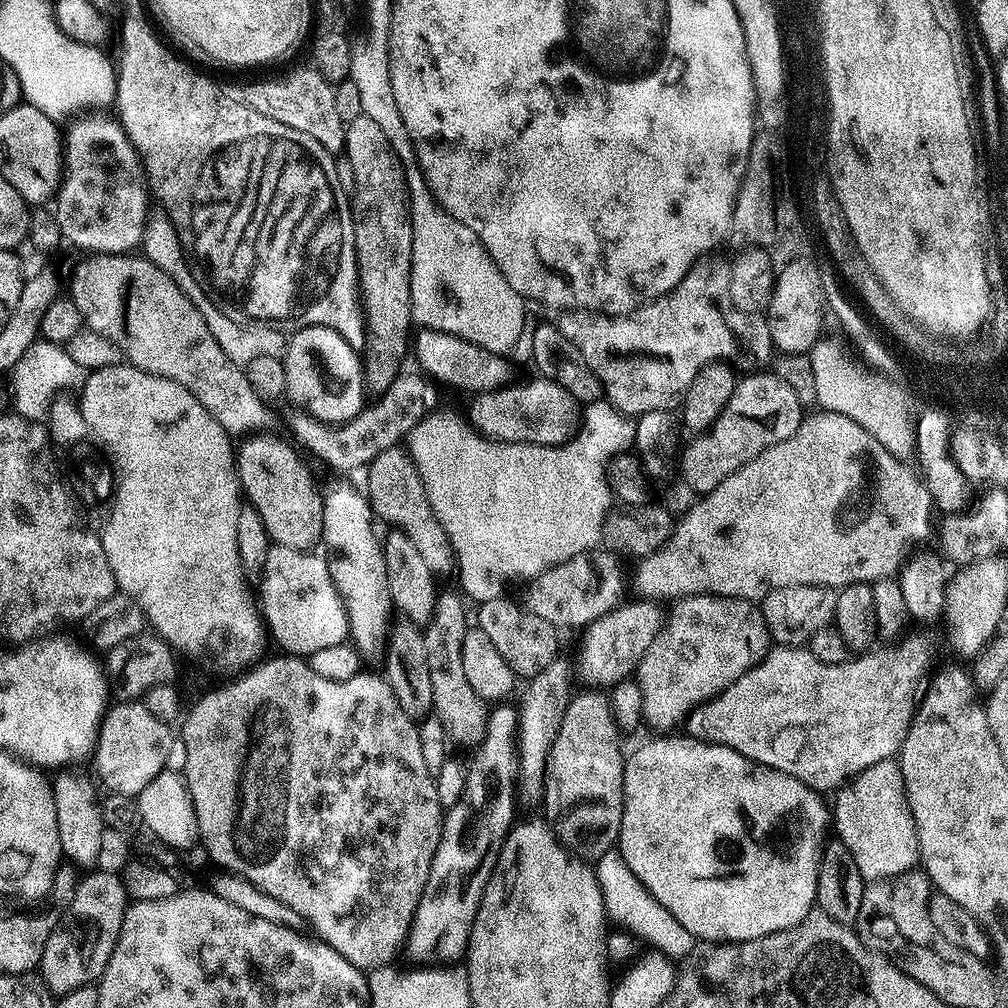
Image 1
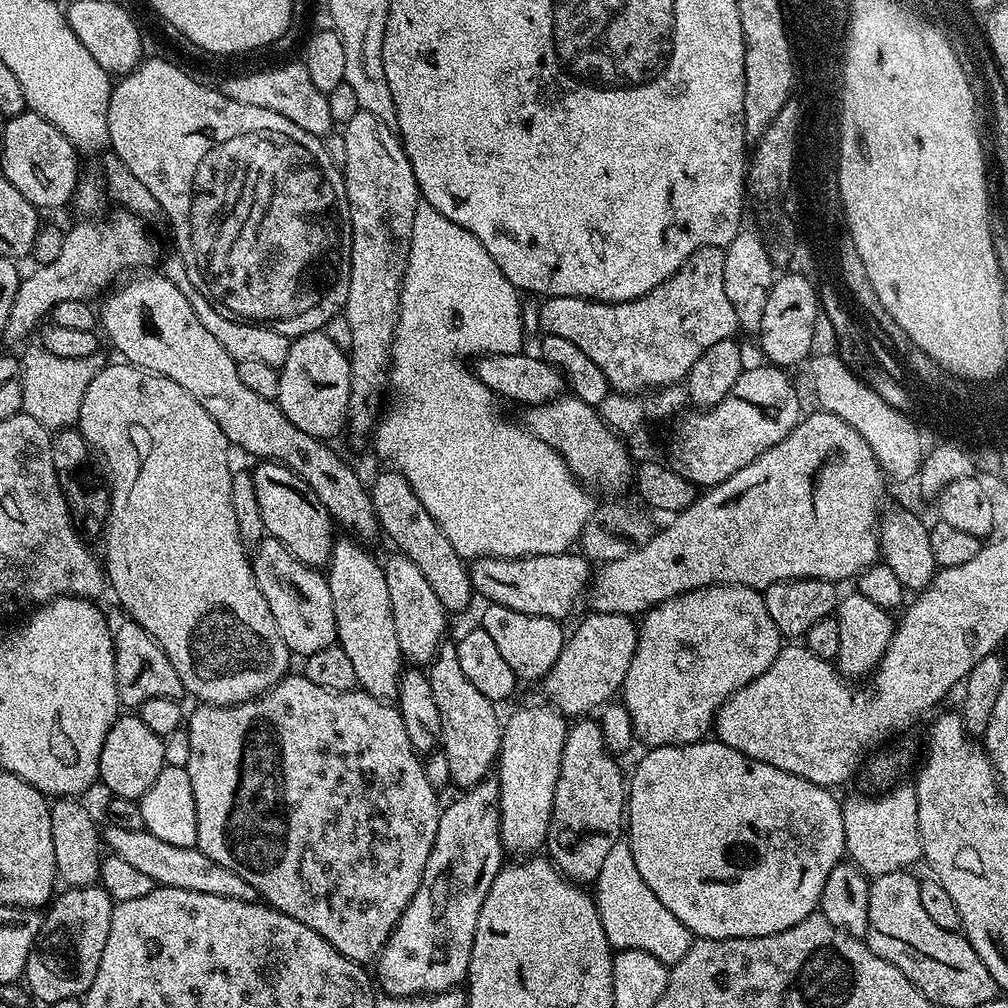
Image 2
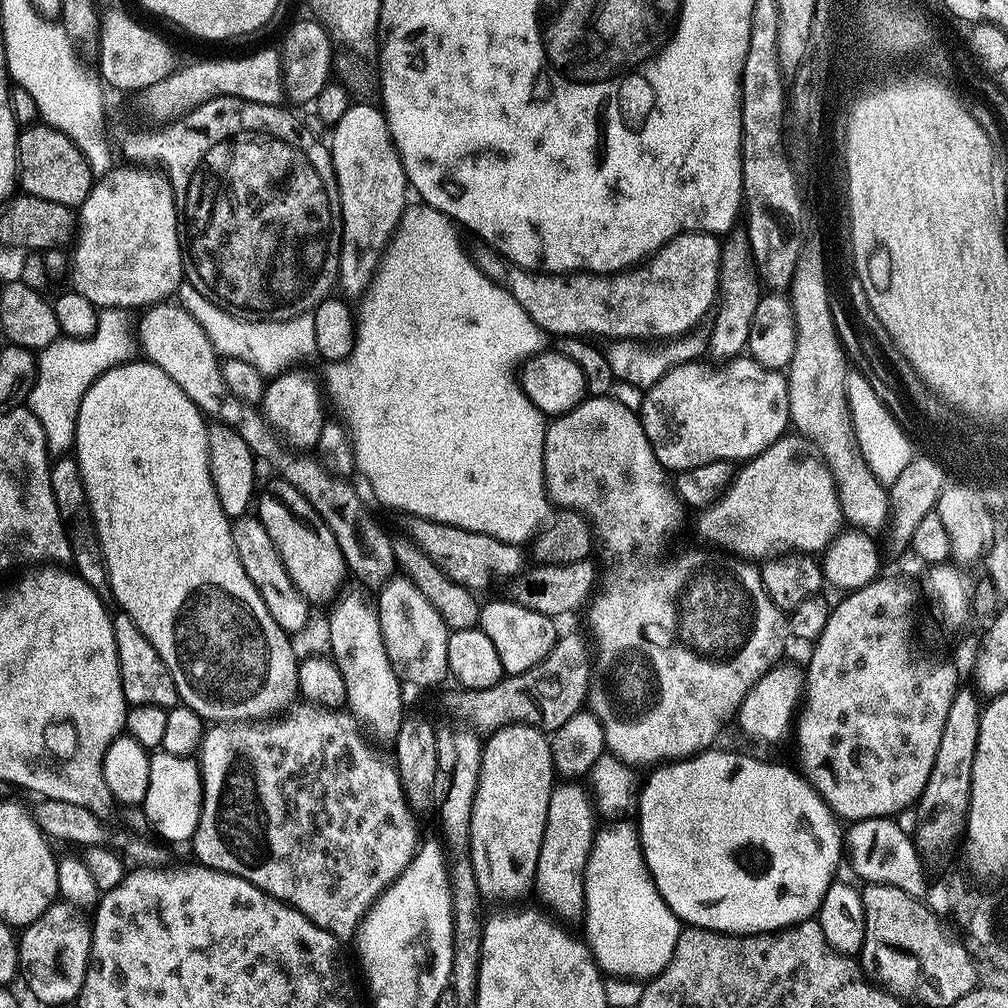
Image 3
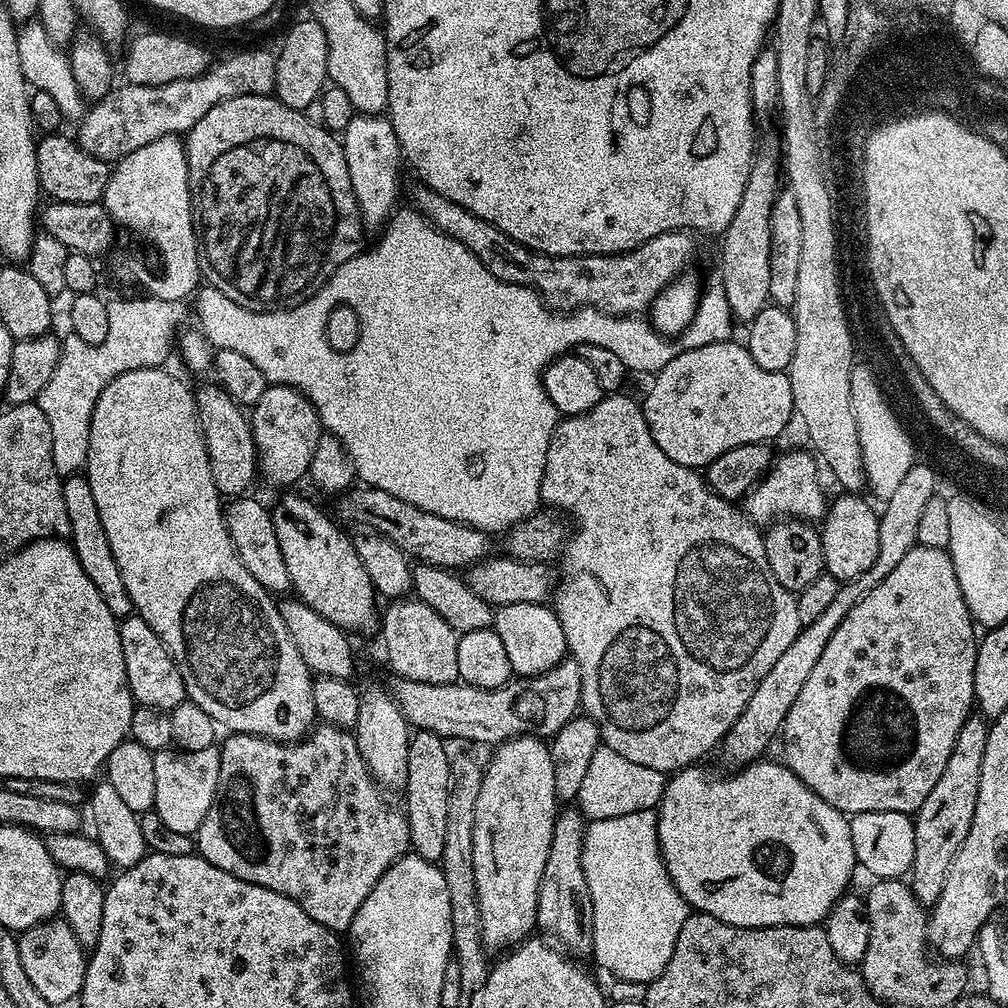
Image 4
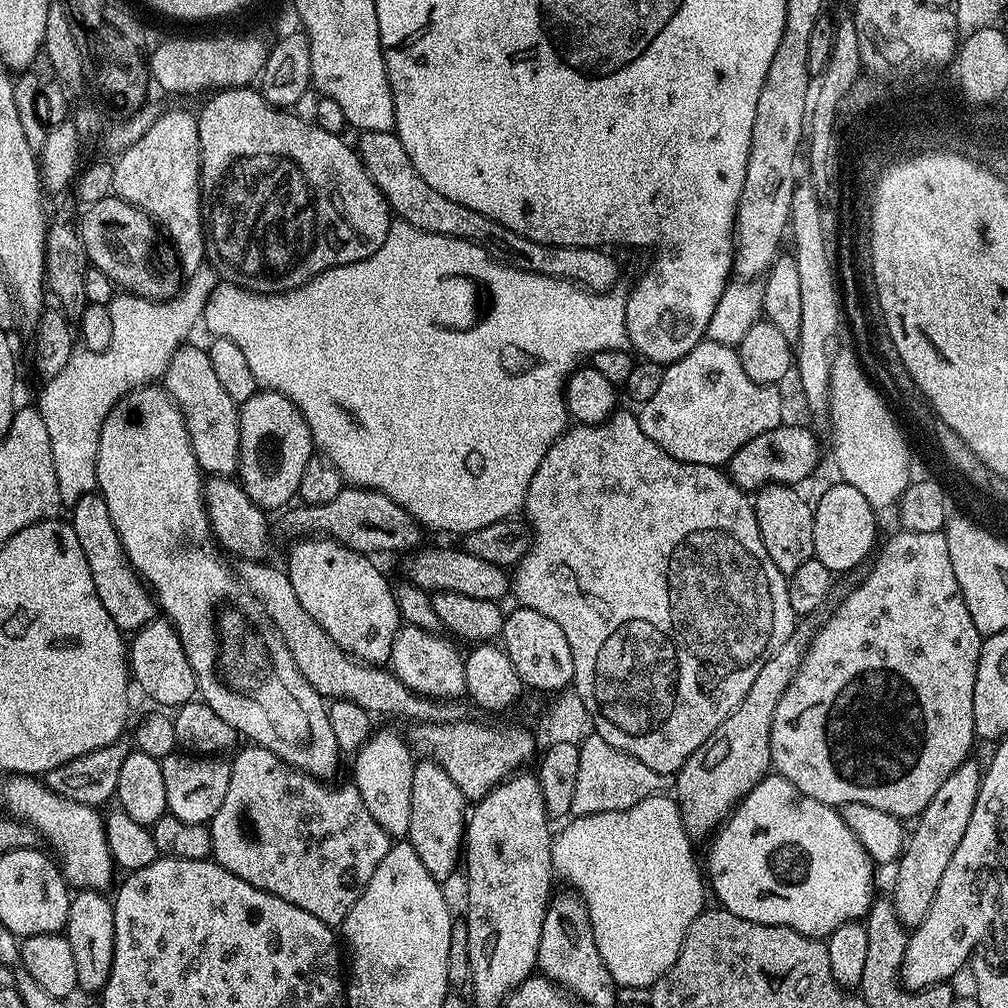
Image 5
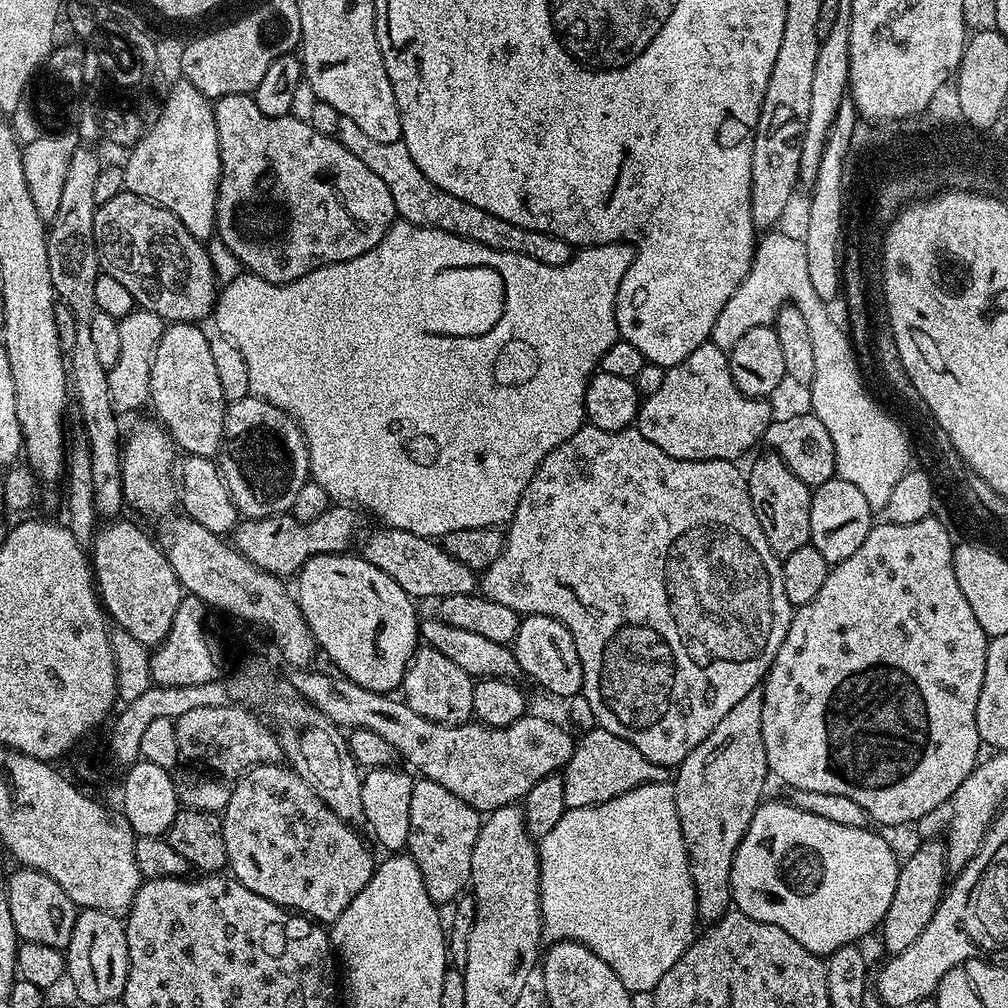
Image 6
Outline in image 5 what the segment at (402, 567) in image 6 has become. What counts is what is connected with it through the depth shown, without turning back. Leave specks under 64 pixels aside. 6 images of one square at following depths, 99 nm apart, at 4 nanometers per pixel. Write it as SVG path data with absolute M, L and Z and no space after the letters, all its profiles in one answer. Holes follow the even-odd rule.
M421 547L407 557L407 579L423 588L425 592L453 592L466 598L482 598L483 600L503 601L504 595L510 592L510 576L507 571L494 562L486 562L483 558L474 558L474 554L465 552L463 547L427 548Z

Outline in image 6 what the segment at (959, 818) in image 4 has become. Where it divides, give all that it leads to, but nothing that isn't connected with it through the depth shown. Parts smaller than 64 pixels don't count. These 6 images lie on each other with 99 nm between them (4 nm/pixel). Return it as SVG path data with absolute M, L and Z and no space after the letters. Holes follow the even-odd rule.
M936 838L925 839L925 844L918 845L908 857L903 857L898 874L898 886L894 886L894 898L890 902L890 910L886 910L882 925L884 948L888 954L904 951L918 940L918 936L926 930L944 896L950 869L945 845L941 841L939 844L938 841Z

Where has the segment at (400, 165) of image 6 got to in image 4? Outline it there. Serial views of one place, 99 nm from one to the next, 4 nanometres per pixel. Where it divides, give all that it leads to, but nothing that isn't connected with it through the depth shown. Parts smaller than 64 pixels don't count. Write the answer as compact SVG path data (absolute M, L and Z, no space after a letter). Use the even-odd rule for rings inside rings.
M416 182L416 185L412 188L412 200L411 203L414 205L417 212L420 212L424 216L425 220L429 224L432 224L440 232L445 232L450 238L454 238L458 242L462 242L466 246L466 250L470 250L470 254L474 254L478 258L478 262L482 262L482 266L486 266L486 270L490 274L494 274L494 278L498 278L502 282L507 284L520 284L523 288L530 288L533 292L539 294L545 305L551 306L556 310L575 310L577 308L596 308L600 312L606 313L607 316L636 316L643 310L651 309L652 303L656 301L656 296L659 292L663 292L666 285L672 283L677 276L681 275L685 271L684 268L692 260L692 240L693 237L689 235L687 231L681 230L679 232L663 232L658 234L654 238L650 238L640 248L631 248L629 252L617 252L615 256L543 256L540 252L531 252L530 249L524 248L521 244L516 244L506 234L502 234L493 226L493 224L487 224L482 218L478 218L474 214L470 214L462 206L458 206L454 202L450 202L446 198L442 198L442 194L432 191L422 182Z

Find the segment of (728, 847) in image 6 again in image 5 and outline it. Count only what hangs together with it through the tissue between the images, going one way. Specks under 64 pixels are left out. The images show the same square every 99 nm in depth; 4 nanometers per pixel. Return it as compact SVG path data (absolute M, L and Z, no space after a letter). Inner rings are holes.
M823 607L812 611L797 623L790 638L782 644L774 658L762 666L758 678L750 682L746 698L742 698L730 718L726 718L726 722L722 722L722 726L718 726L718 730L714 730L714 734L702 742L702 746L698 746L698 750L694 750L694 754L690 754L679 772L675 773L674 799L680 806L684 829L693 841L699 842L703 836L711 837L732 815L744 796L750 794L750 790L754 790L754 786L758 786L758 782L769 775L772 768L770 726L774 722L774 710L778 710L782 694L786 694L790 682L798 674L817 630L828 620L829 615L829 611Z

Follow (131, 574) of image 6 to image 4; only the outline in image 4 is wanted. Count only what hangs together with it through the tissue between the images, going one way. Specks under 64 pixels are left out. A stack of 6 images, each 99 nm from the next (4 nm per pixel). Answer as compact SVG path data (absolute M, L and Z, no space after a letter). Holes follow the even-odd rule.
M71 475L63 481L62 502L66 506L66 518L70 518L72 549L76 551L78 562L82 562L82 570L86 570L90 582L98 586L98 594L102 594L102 602L106 602L110 614L118 618L133 615L130 594L126 594L126 586L122 582L118 562L114 562L110 542L106 542L106 530L102 530L102 518L98 514L98 506L94 506L94 494L90 494L87 475Z

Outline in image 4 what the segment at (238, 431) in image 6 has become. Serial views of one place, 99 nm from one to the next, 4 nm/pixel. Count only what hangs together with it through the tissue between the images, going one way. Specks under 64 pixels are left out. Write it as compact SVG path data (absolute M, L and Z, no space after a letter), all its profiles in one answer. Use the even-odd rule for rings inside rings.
M274 384L264 391L251 409L250 423L256 443L259 475L280 488L296 484L300 479L303 481L322 435L315 406L296 388L288 384Z

